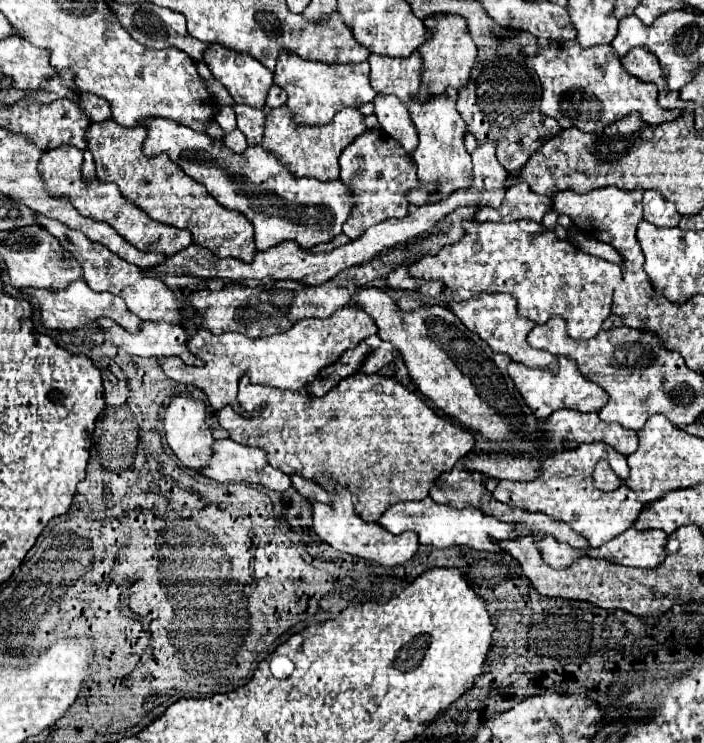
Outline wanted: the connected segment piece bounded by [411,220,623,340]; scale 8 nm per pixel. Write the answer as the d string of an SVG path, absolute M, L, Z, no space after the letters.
M515 220L509 224L501 222L477 222L465 224L465 236L457 244L447 244L435 256L423 256L411 266L411 274L425 280L443 280L453 290L453 300L465 300L479 292L507 292L517 298L517 310L521 316L543 324L553 316L561 316L567 322L571 338L587 340L593 338L603 322L611 316L613 290L621 282L621 268L603 258L585 254L569 240L557 240L555 232L535 224L531 220Z

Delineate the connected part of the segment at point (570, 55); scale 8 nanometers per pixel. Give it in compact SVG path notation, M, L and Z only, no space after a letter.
M577 40L551 42L539 48L535 56L527 56L525 62L541 80L541 112L555 118L561 128L601 134L609 124L633 112L639 112L651 126L679 116L679 110L663 110L657 104L657 86L631 76L609 44L581 48Z

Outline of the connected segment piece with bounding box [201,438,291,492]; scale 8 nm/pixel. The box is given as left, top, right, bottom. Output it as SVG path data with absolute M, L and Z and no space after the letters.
M217 440L215 448L213 448L213 458L211 464L207 464L207 468L203 468L203 472L207 478L213 478L217 482L251 482L251 484L261 484L269 490L277 490L277 492L285 492L287 488L291 488L291 478L279 470L275 470L269 462L267 462L267 452L261 448L253 448L253 446L243 446L237 444L233 440Z

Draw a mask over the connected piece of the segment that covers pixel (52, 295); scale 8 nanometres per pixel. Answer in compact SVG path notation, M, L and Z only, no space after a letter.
M77 280L75 284L71 284L71 288L65 288L63 292L47 292L47 290L35 290L35 288L27 288L23 292L37 298L39 308L41 308L41 324L49 330L75 330L75 328L83 328L91 322L97 322L99 318L113 318L123 328L129 328L129 332L139 330L139 324L141 324L141 318L135 316L133 312L129 312L123 298L119 298L115 294L105 294L105 292L101 292L101 294L91 292L91 288L85 284L85 280Z

